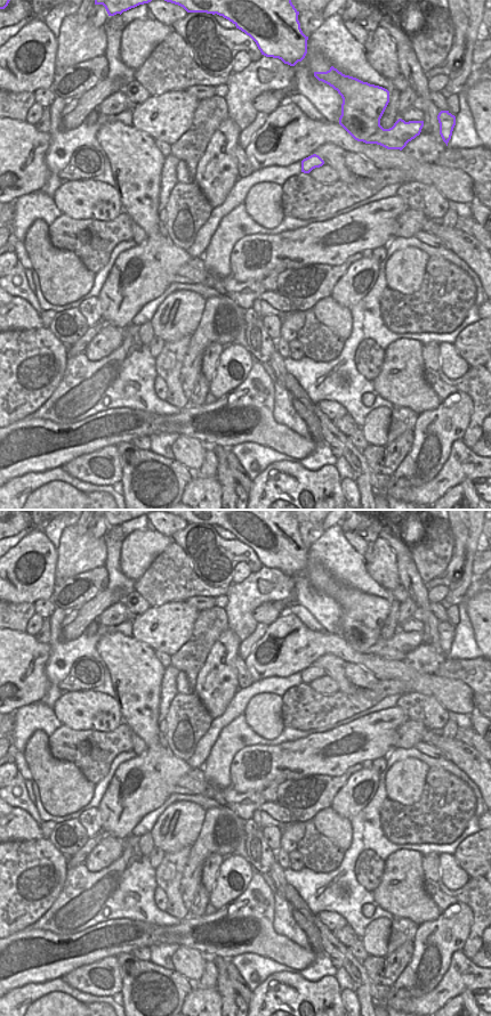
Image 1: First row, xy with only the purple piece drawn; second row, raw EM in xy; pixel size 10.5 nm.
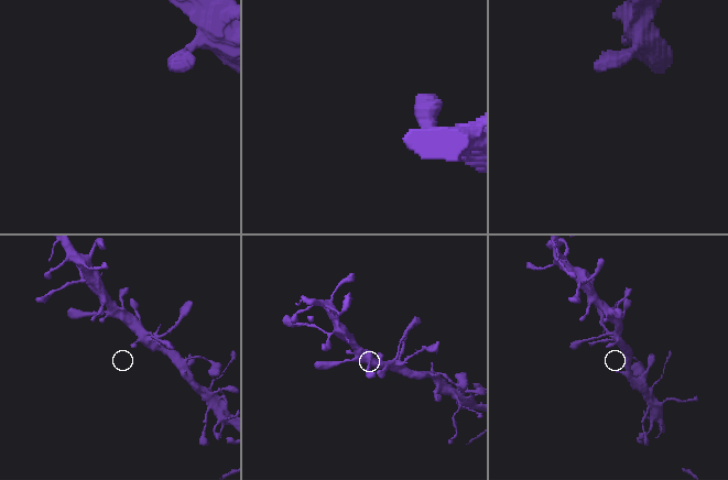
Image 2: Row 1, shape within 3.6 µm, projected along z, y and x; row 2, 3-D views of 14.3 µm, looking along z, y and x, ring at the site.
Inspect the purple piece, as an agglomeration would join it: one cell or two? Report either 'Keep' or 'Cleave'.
Keep

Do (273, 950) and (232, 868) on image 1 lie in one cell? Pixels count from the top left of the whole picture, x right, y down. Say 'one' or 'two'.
two

